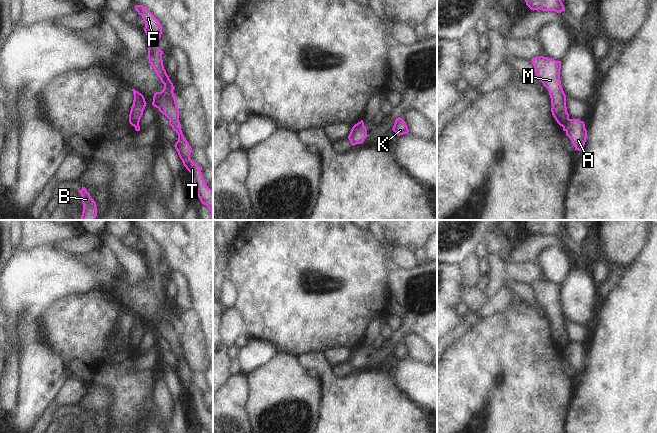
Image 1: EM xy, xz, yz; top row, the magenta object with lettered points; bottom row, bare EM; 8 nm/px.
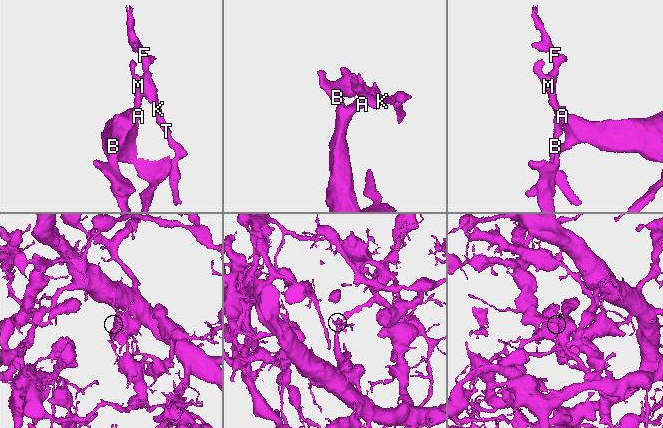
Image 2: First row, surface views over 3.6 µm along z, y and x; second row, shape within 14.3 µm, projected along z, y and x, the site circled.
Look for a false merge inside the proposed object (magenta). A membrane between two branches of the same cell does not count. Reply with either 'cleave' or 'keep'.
cleave

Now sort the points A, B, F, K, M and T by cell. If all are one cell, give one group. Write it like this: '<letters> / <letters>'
A B / F K M T

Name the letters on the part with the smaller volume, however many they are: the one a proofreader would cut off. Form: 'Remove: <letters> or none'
Remove: F, K, M, T

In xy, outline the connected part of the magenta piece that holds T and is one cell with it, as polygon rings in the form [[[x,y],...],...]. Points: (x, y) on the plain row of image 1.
[[[136,229],[135,234],[142,240],[145,246],[144,255],[147,259],[148,265],[149,287],[164,308],[163,314],[154,318],[152,329],[158,332],[159,335],[169,343],[169,349],[178,358],[178,365],[175,367],[174,371],[177,374],[183,389],[191,397],[201,427],[206,429],[209,433],[213,433],[213,414],[211,414],[205,407],[201,396],[202,391],[199,391],[190,382],[192,372],[181,354],[179,332],[173,317],[175,311],[163,290],[163,275],[158,270],[162,258],[162,250],[158,243],[156,243],[143,229]]]

